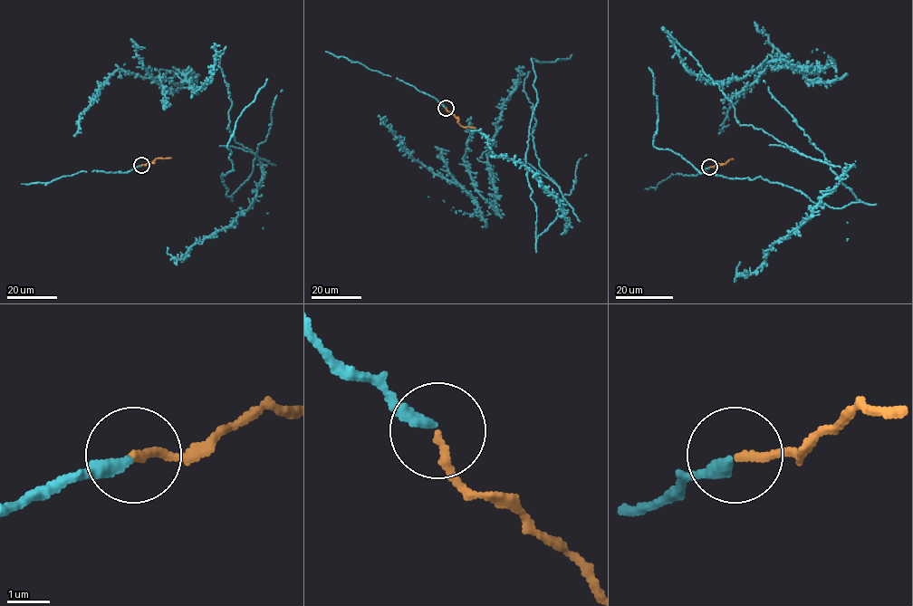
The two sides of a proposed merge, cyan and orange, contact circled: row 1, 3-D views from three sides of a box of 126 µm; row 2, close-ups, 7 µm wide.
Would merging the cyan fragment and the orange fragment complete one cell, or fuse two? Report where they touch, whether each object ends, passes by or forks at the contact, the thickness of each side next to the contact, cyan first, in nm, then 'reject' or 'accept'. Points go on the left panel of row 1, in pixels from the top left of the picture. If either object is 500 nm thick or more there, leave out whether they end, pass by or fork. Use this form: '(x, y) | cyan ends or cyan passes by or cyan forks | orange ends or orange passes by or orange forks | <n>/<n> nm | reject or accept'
(141, 165) | cyan ends | orange ends | 320/180 nm | accept

